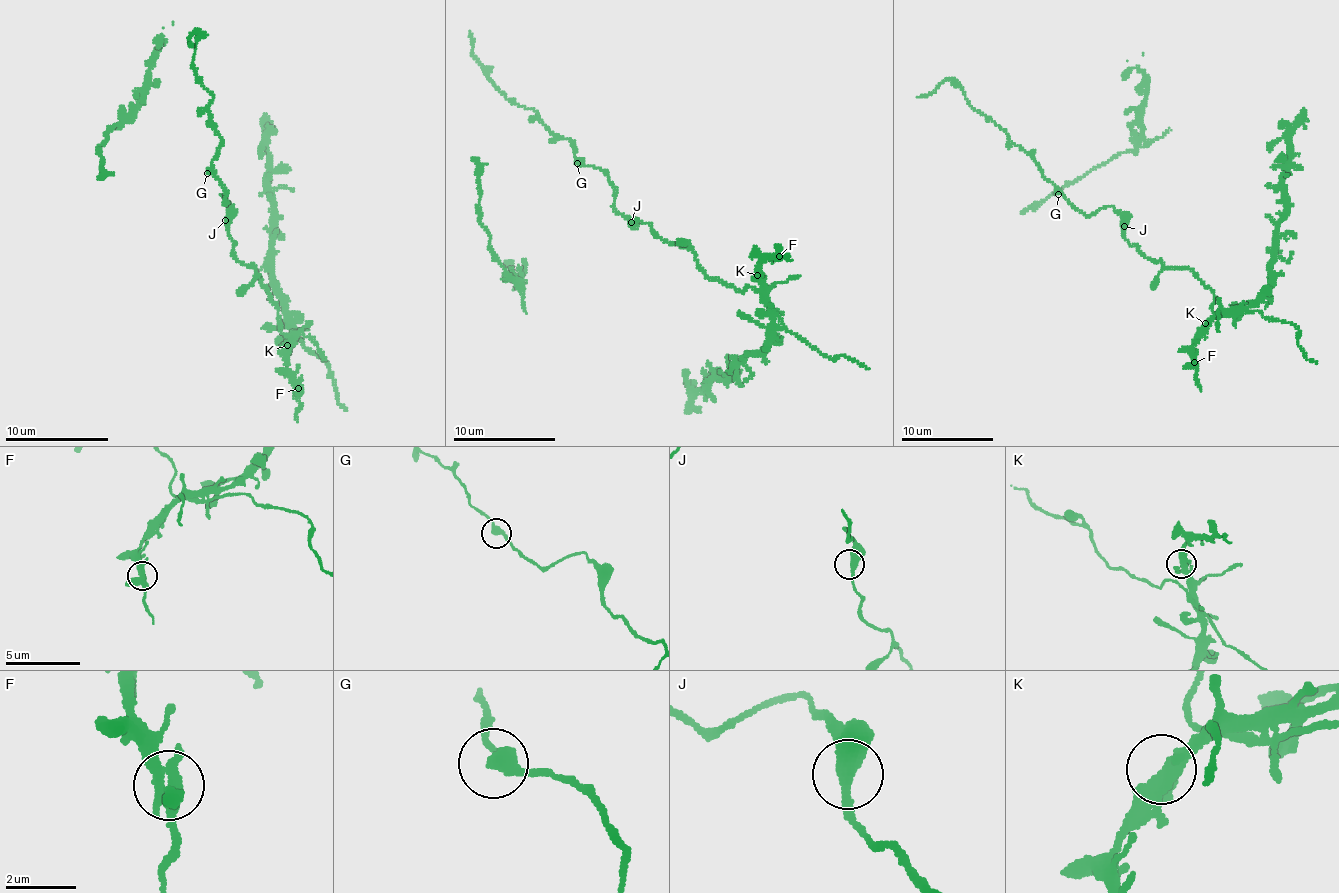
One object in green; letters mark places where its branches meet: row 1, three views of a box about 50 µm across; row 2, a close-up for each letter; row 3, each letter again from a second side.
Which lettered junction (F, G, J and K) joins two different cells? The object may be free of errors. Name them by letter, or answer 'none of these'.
F

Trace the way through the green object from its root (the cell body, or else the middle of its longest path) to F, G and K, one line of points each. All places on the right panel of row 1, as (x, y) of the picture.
F: (1123, 224), (1129, 244), (1167, 267), (1184, 267), (1214, 292), (1217, 314), (1194, 342), (1194, 361)
G: (1123, 224), (1123, 215), (1111, 206), (1085, 215), (1058, 194)
K: (1123, 224), (1123, 237), (1129, 244), (1167, 267), (1184, 267), (1214, 292), (1213, 310), (1217, 312), (1205, 323)

